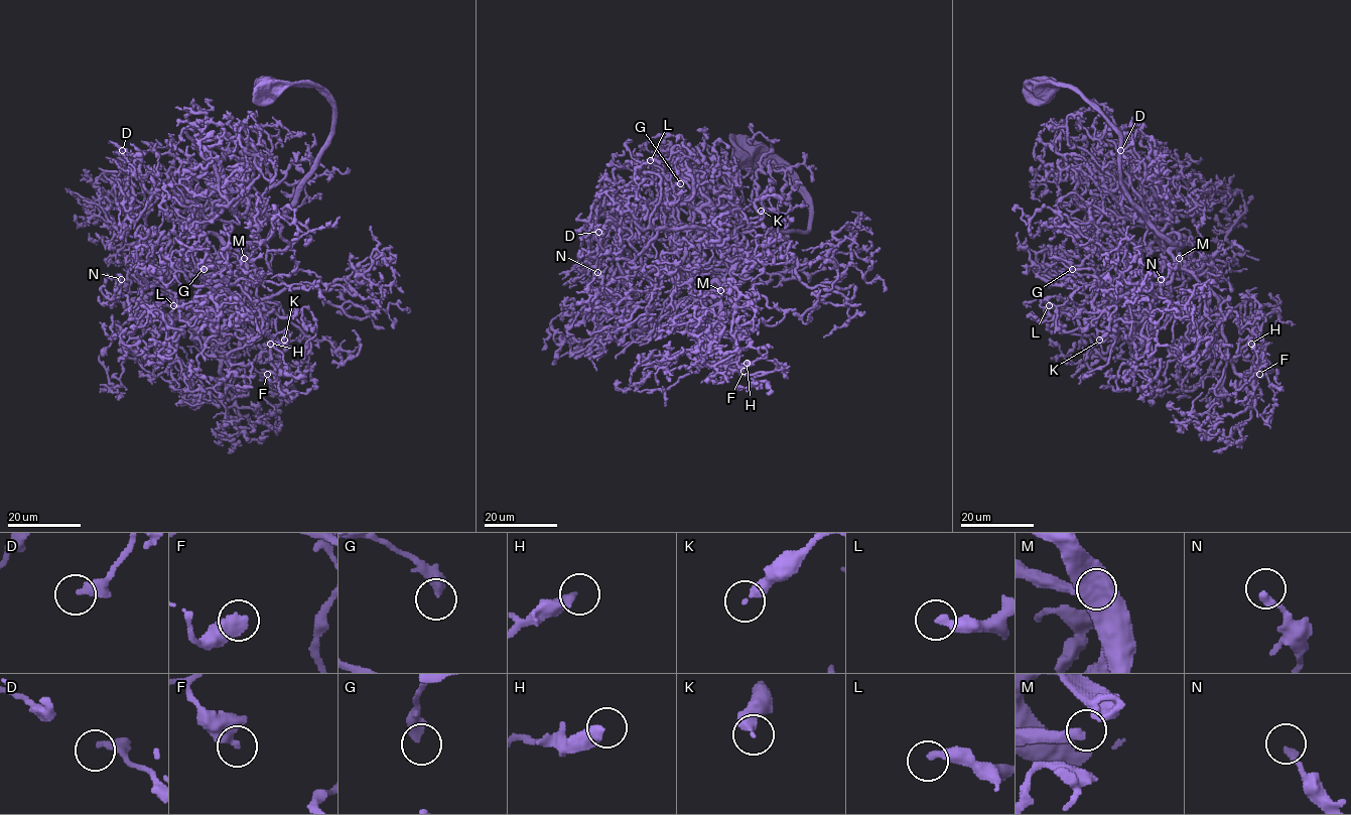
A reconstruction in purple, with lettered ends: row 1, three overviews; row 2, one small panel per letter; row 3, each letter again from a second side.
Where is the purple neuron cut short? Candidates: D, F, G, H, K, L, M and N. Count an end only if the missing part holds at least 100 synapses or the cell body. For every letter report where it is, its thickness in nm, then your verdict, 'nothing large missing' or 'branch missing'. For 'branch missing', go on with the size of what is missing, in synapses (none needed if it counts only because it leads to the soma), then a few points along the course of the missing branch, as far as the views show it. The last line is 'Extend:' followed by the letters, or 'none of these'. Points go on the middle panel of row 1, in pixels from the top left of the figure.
D: place (598, 232); calibre 240 nm; nothing large missing
F: place (744, 371); calibre 320 nm; nothing large missing
G: place (680, 183); calibre 420 nm; nothing large missing
H: place (747, 363); calibre 360 nm; nothing large missing
K: place (761, 211); calibre 320 nm; nothing large missing
L: place (650, 160); calibre 320 nm; nothing large missing
M: place (720, 290); calibre 240 nm; branch missing; 600 synapses; course (720, 290), (754, 288), (770, 293), (795, 268), (828, 275), (838, 249), (830, 248), (838, 246)
N: place (597, 272); calibre 280 nm; nothing large missing
Extend: M

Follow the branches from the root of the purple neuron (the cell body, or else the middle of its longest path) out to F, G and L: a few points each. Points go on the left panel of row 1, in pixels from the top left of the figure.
F: (267, 89), (313, 85), (333, 131), (274, 231), (235, 248), (243, 334), (221, 378), (267, 374)
G: (267, 89), (313, 85), (333, 131), (274, 231), (235, 248), (256, 283), (207, 281), (206, 249), (204, 269)
L: (267, 89), (313, 85), (333, 131), (274, 231), (235, 248), (256, 283), (209, 295), (217, 330), (173, 305)

